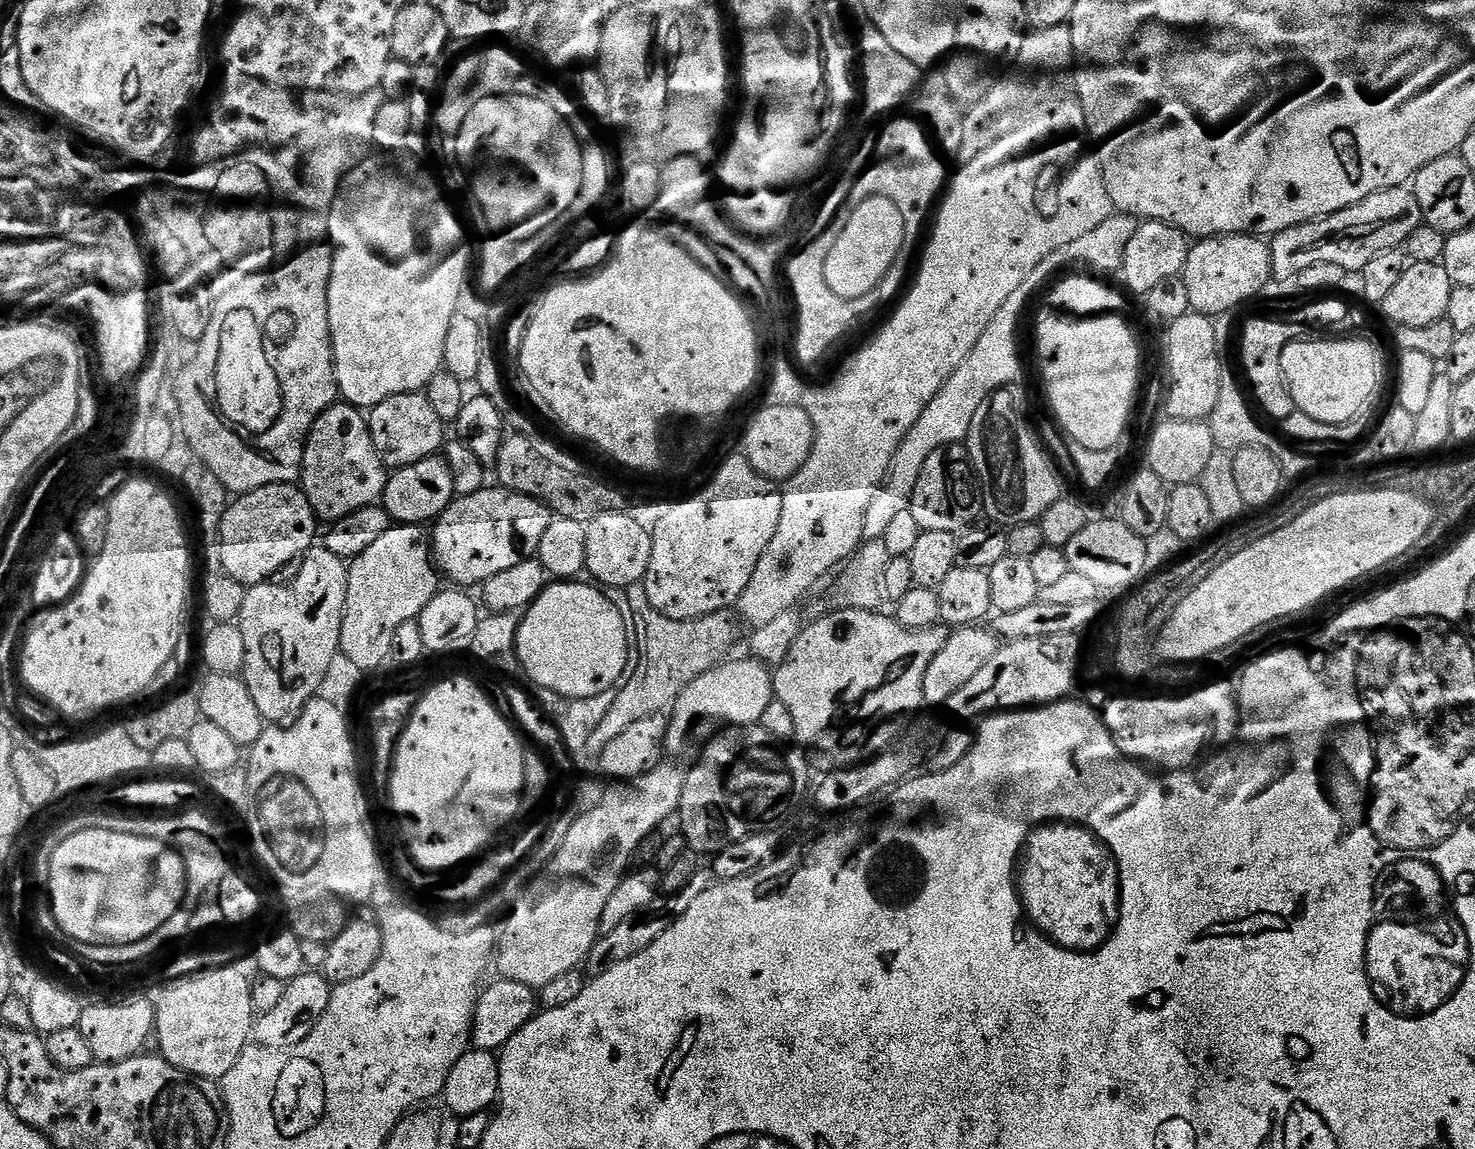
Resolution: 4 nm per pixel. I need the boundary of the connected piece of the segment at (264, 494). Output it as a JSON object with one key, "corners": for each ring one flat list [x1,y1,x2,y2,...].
{"corners":[[271,484,237,495,225,511,218,535,223,575,245,586,271,581,275,572,282,571,287,564,295,565,304,553,317,543,316,524,318,525,316,512,310,506,303,487,296,484]]}

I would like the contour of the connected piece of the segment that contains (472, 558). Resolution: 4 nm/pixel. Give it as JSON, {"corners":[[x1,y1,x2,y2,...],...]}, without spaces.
{"corners":[[485,486,482,490,478,490,478,494,470,494,469,496,456,496,453,499,452,505,444,511,444,515,439,520,435,521,434,527,431,529,431,550,434,557,435,565,437,569,446,577,449,576,451,583,456,586,468,586,464,584,476,584,476,586,483,585,485,580,494,578,494,574,502,574,502,570,510,570,510,566,518,566,520,560,531,560,540,551,540,543,542,537,546,534,546,529,550,526,550,522,554,519,554,513,548,509,541,500,535,500,530,498,526,494,518,494,512,492,508,488,502,488,499,486]]}

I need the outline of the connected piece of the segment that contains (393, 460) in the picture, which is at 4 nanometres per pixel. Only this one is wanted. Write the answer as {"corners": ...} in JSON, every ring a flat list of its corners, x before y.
{"corners":[[423,391,407,392,406,394,398,394,394,398,386,398,386,402,382,402,378,406,374,406,368,413,368,429,374,438,374,446,380,451,382,462,389,469,405,468,414,462,422,462,426,458,437,455,443,449,446,443,446,425,442,422,442,418,438,418,438,413,430,407,427,395]]}

